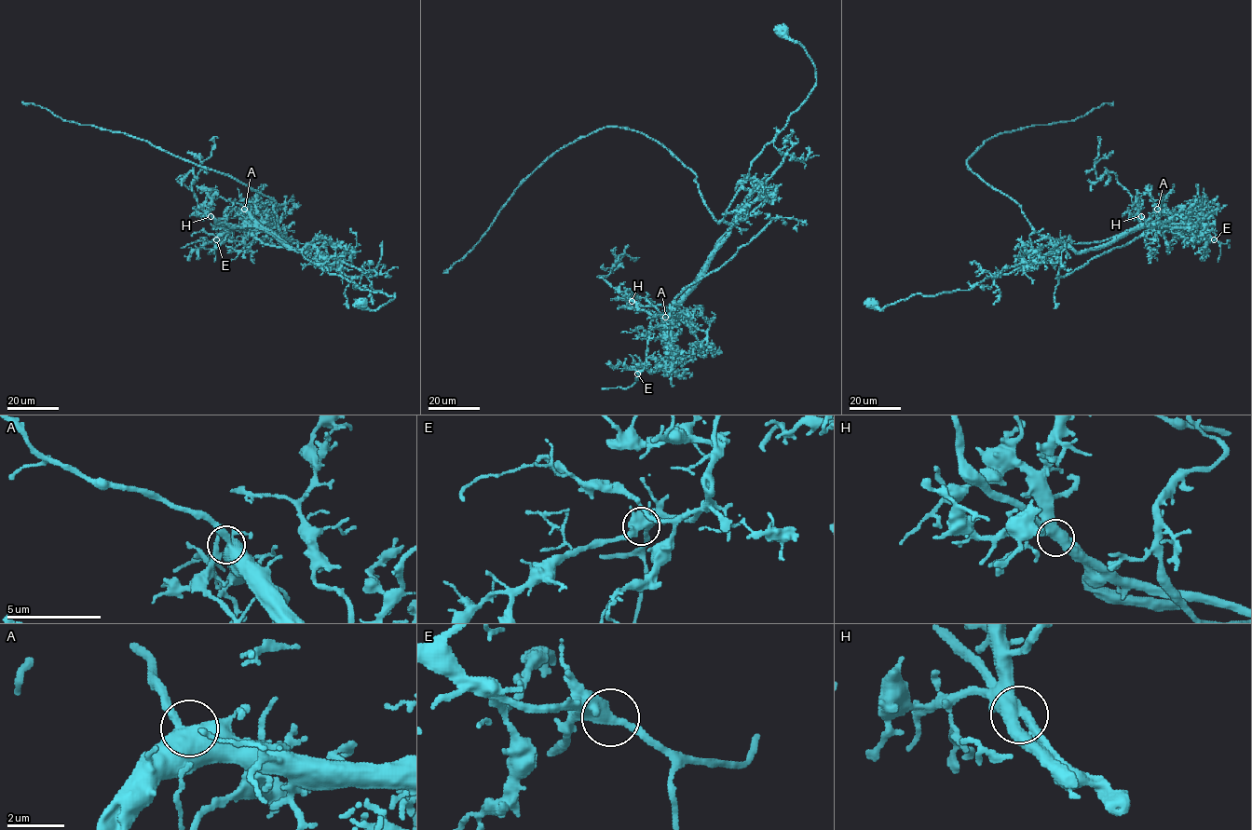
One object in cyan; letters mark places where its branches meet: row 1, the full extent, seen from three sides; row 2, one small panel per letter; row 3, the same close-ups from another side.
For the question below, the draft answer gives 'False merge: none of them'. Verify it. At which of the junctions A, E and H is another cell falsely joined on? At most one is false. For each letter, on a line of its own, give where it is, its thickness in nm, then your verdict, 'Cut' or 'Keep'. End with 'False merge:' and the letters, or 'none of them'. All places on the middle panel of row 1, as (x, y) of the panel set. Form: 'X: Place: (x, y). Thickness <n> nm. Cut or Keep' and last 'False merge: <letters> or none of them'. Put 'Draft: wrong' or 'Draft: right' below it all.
A: Place: (665, 317). Thickness 550 nm. Keep
E: Place: (637, 374). Thickness 500 nm. Keep
H: Place: (632, 301). Thickness 600 nm. Cut
False merge: H
Draft: wrong

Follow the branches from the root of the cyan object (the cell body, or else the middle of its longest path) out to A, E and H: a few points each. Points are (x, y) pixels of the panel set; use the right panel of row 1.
A: (870, 302), (883, 309), (917, 293), (970, 290), (1049, 260), (1065, 244), (1137, 228), (1157, 209)
E: (870, 302), (883, 309), (917, 293), (970, 290), (1049, 260), (1065, 244), (1130, 229), (1153, 225), (1214, 239)
H: (870, 302), (883, 309), (917, 293), (970, 290), (1049, 260), (1065, 244), (1146, 228), (1141, 215)

